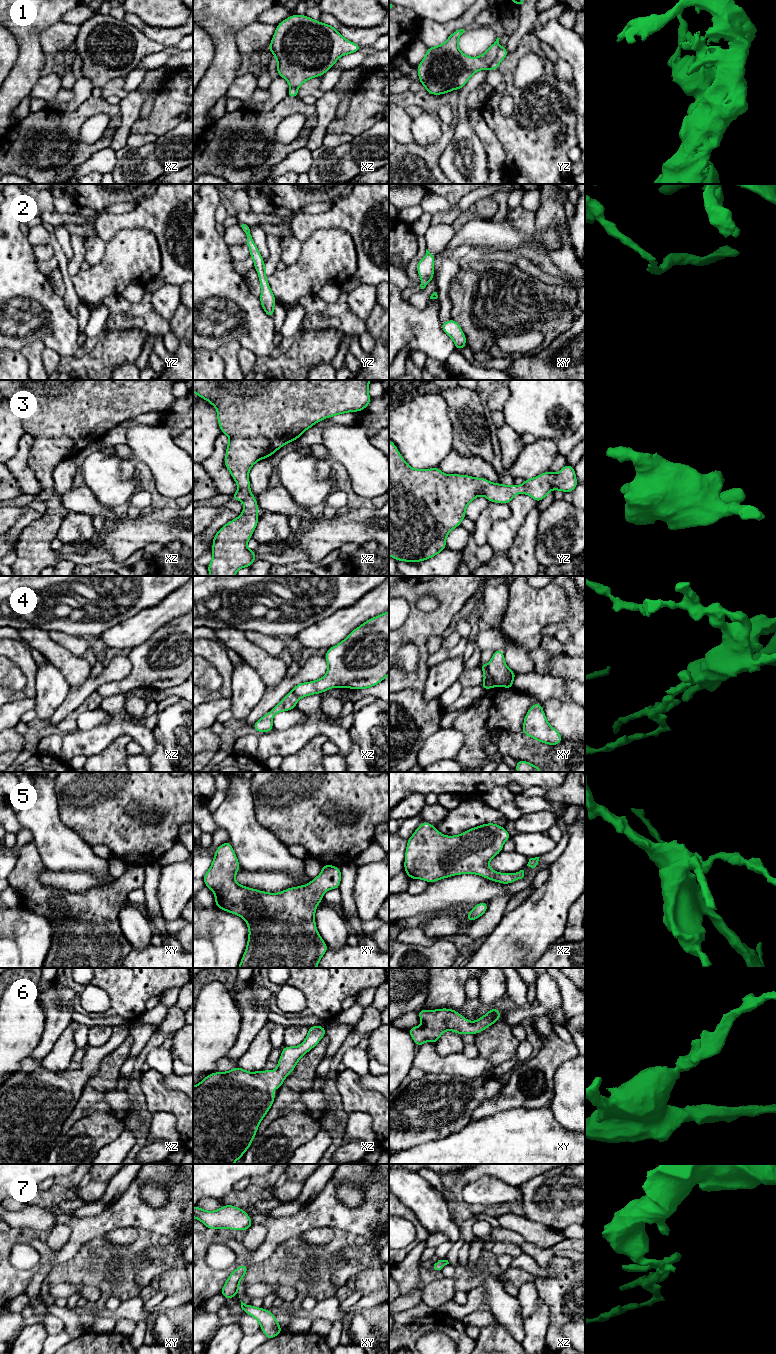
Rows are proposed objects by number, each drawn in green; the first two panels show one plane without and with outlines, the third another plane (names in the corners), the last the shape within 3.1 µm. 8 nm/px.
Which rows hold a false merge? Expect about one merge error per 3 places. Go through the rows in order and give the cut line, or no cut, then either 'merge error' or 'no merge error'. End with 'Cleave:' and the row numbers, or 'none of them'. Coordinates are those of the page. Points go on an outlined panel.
1: yz (499, 47), (496, 57), (487, 68) | merge error
2: no cut | no merge error
3: no cut | no merge error
4: xy (486, 665), (487, 671), (491, 676), (492, 686) | merge error
5: no cut | no merge error
6: no cut | no merge error
7: no cut | no merge error
Cleave: 1, 4

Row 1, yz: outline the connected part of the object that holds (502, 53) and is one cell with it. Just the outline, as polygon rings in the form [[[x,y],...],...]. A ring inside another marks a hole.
[[[506,46],[499,47],[498,53],[494,61],[489,66],[489,70],[497,70],[499,68],[499,64],[502,60],[504,60],[508,55]]]

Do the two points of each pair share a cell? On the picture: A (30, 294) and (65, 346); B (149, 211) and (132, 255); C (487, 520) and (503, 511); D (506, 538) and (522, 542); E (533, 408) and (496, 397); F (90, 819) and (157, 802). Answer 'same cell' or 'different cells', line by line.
A: same cell
B: different cells
C: same cell
D: different cells
E: different cells
F: same cell

